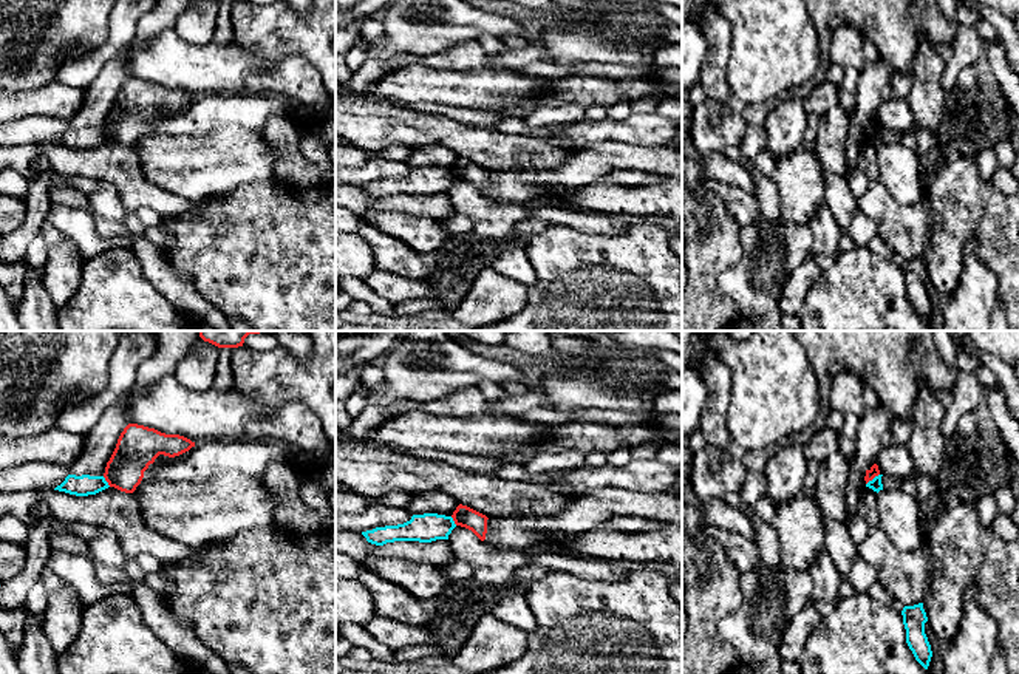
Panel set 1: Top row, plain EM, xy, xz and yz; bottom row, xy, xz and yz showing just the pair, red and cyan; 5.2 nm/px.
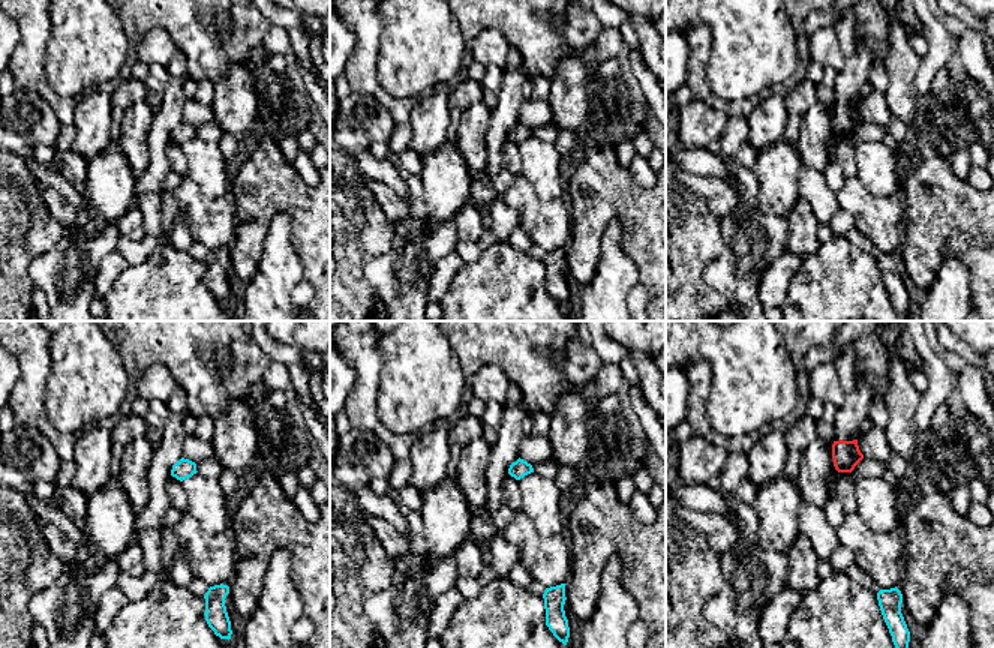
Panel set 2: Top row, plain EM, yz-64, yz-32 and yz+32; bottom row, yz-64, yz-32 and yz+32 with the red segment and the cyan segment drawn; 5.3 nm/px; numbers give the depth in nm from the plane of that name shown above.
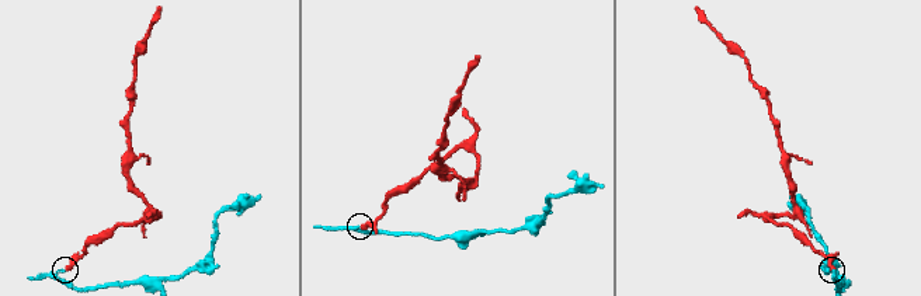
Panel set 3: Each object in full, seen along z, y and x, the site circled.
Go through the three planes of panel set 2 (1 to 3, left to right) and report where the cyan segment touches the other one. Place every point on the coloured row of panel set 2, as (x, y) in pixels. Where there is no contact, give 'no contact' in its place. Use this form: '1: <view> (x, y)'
1: no contact
2: no contact
3: no contact

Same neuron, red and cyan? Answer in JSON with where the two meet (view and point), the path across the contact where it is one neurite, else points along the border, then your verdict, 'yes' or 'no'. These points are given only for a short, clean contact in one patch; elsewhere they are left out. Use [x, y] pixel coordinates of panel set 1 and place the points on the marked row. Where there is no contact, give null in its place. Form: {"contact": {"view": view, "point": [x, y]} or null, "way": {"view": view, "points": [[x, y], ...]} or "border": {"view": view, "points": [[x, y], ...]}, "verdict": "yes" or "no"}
{"contact": {"view": "yz", "point": [872, 478]}, "border": {"view": "yz", "points": [[879, 473], [866, 484]]}, "verdict": "no"}

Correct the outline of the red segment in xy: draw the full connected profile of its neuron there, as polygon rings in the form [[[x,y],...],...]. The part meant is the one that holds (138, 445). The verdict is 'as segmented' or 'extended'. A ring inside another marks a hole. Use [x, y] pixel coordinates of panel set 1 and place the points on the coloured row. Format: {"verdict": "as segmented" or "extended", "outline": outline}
{"verdict": "as segmented", "outline": [[[128,424],[121,433],[116,448],[107,462],[104,478],[110,487],[133,493],[144,471],[159,454],[175,458],[195,447],[179,434],[165,434],[155,428]]]}

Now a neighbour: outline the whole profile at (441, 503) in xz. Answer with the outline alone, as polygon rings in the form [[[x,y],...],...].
[[[421,492],[413,495],[407,510],[413,515],[438,513],[452,516],[459,504],[445,492]]]

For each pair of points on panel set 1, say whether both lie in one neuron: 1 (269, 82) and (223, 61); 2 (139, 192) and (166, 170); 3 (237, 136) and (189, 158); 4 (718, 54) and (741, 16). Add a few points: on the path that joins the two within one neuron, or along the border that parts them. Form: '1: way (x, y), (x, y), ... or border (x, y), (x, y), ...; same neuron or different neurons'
1: way (259, 78), (234, 71); same neuron
2: border (133, 149), (141, 173), (149, 181), (183, 198); different neurons
3: way (224, 149), (215, 158), (201, 158); same neuron
4: border (718, 16), (730, 25), (730, 57), (725, 68); different neurons

